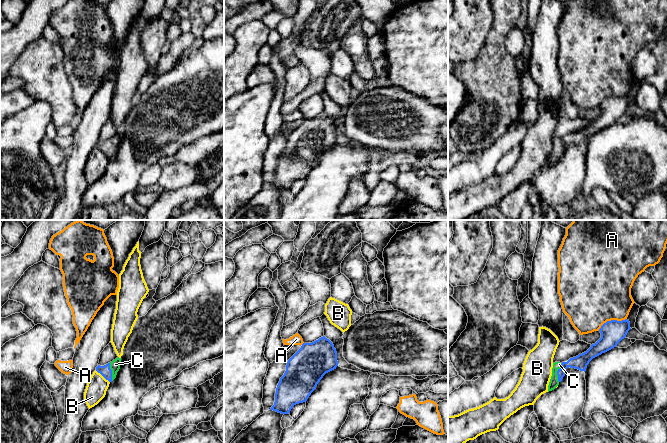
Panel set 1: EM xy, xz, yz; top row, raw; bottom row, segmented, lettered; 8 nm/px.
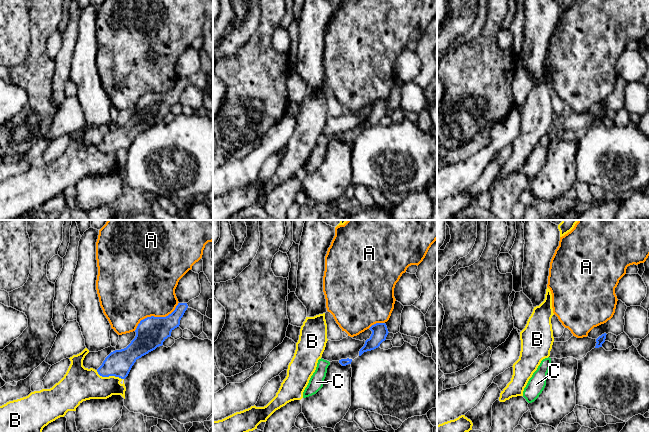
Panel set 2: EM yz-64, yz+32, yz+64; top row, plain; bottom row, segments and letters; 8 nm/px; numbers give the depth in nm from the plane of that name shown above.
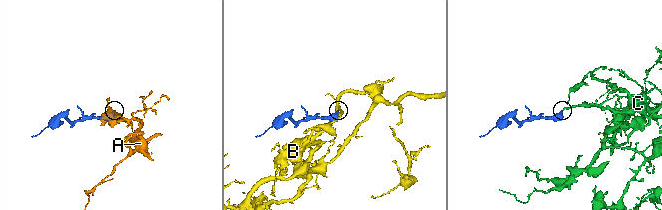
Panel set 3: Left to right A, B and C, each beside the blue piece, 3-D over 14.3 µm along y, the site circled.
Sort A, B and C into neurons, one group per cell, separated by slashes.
A / B / C

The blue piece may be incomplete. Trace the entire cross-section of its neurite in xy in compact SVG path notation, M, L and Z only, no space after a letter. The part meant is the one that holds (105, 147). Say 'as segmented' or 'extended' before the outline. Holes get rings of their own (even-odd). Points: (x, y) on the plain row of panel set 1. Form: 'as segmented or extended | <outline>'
extended | M118 133L104 142L98 141L96 143L96 147L100 149L106 156L112 158L116 154L117 148L120 145L120 141L121 134Z

